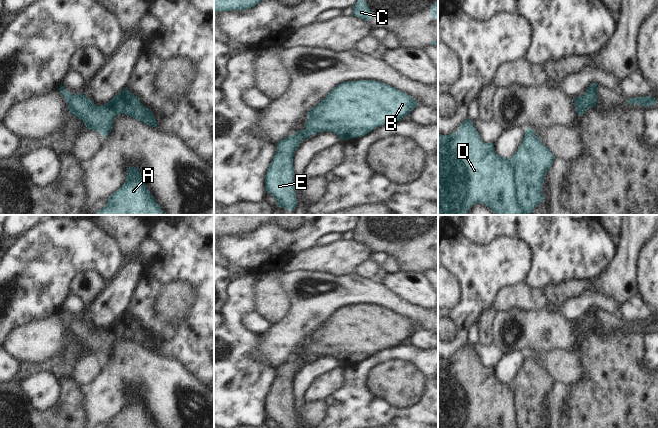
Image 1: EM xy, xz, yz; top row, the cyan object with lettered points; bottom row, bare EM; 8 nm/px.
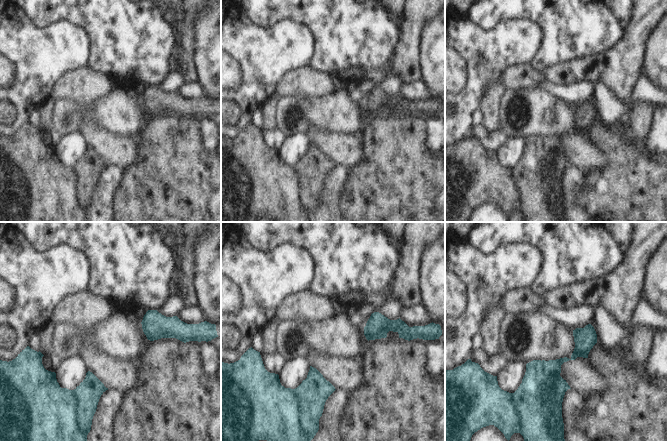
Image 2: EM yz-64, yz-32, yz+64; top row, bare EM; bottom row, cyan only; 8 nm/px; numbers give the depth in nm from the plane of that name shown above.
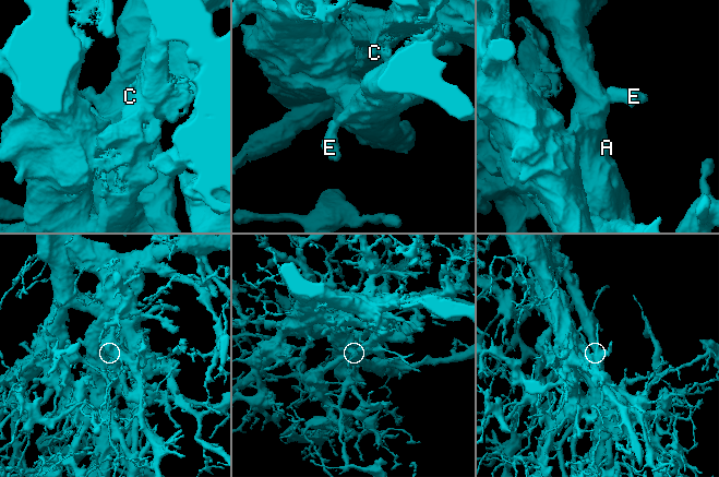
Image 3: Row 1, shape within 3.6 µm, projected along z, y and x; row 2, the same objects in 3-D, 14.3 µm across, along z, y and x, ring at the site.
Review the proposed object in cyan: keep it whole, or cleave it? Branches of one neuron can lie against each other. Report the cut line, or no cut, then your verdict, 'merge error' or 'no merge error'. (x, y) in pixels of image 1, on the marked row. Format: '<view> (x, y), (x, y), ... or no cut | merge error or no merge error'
no cut | no merge error

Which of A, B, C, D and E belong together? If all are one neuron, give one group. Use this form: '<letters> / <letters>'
A B C D E

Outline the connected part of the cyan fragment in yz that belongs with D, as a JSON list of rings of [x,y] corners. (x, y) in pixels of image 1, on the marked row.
[[[466,119],[456,133],[438,134],[438,215],[467,215],[475,203],[487,205],[495,215],[531,215],[534,208],[544,200],[544,176],[554,159],[532,128],[525,129],[523,141],[512,157],[500,157],[495,152],[494,144],[484,143],[473,127],[473,121]]]

